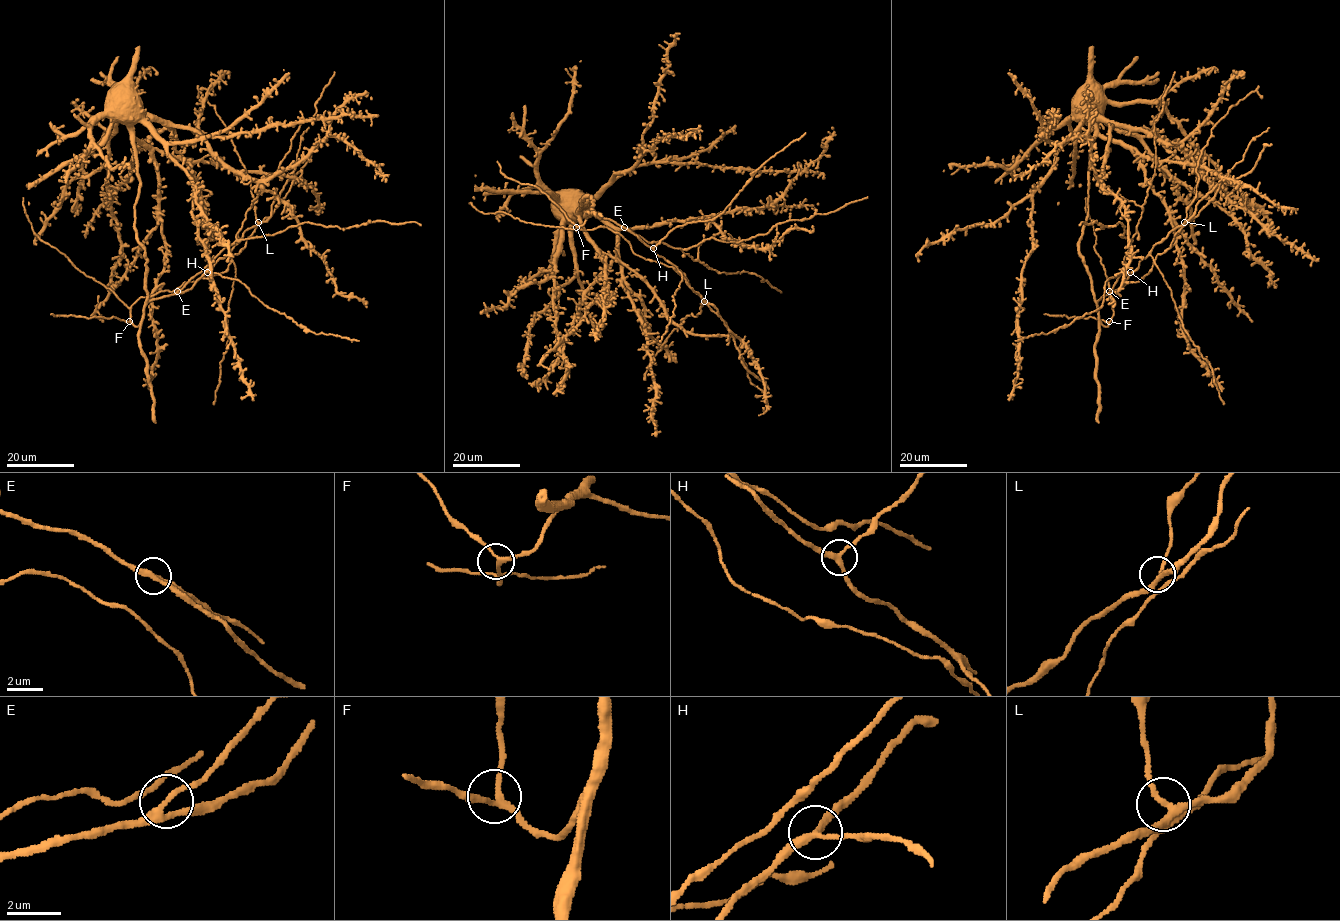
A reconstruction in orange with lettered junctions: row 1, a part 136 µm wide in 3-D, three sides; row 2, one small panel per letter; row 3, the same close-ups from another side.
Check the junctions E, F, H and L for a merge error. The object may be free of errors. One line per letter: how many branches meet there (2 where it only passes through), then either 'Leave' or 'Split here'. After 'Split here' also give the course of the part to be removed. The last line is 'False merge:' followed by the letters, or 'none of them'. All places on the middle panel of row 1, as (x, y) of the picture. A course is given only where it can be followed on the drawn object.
E: Branches: 3. Leave
F: Branches: 3. Leave
H: Branches: 3. Leave
L: Branches: 3. Leave
False merge: none of them

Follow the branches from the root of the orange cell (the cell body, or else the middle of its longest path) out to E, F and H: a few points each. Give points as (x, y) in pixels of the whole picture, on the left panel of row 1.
E: (123, 90), (132, 114), (140, 182), (135, 230), (146, 258), (146, 299), (177, 292)
F: (123, 90), (132, 114), (140, 182), (135, 230), (146, 258), (143, 320), (137, 326), (129, 321)
H: (123, 90), (132, 114), (140, 182), (135, 230), (146, 258), (146, 299), (184, 292), (207, 272)

